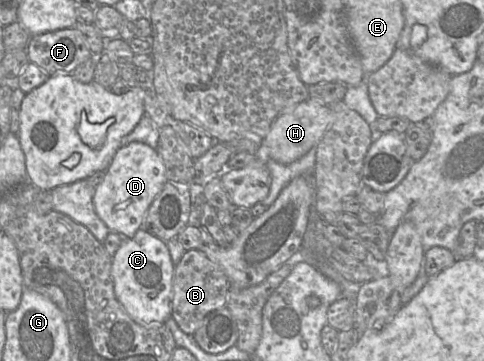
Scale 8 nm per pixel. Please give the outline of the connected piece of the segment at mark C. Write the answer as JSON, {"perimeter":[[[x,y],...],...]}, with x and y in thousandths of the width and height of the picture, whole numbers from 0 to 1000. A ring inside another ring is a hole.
{"perimeter":[[[289,632],[271,659],[252,657],[252,673],[231,712],[229,765],[242,831],[285,898],[341,895],[355,875],[360,737],[345,673],[298,634]]]}

